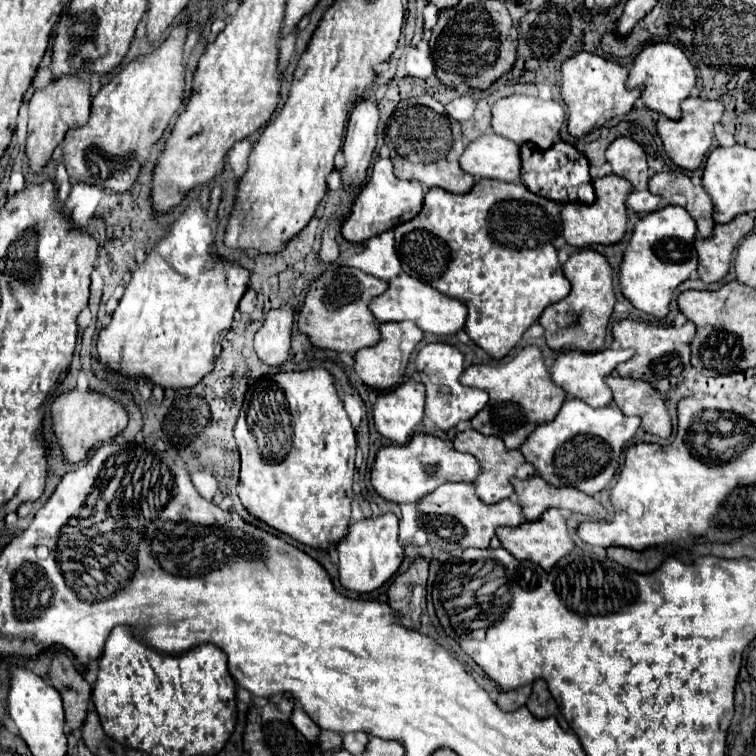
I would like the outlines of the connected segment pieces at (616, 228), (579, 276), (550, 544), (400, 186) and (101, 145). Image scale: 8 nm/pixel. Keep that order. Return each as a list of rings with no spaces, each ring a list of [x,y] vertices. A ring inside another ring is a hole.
[[[606,174],[592,182],[596,188],[596,200],[592,204],[564,204],[562,216],[562,236],[568,244],[576,248],[586,248],[592,244],[616,244],[626,232],[626,196],[632,184],[616,174]]]
[[[580,250],[568,258],[562,270],[564,270],[564,276],[570,280],[572,290],[564,300],[548,306],[538,318],[540,326],[544,328],[544,338],[548,346],[554,350],[562,350],[570,346],[582,352],[602,350],[606,326],[616,304],[616,298],[612,292],[612,268],[600,252]]]
[[[550,508],[548,512],[544,512],[544,516],[540,516],[540,520],[534,522],[524,522],[516,528],[498,528],[496,536],[502,544],[502,548],[506,548],[516,560],[532,560],[536,564],[540,564],[544,570],[550,570],[564,554],[568,554],[574,544],[566,532],[566,522],[564,516],[560,514],[560,510]]]
[[[380,158],[374,164],[370,180],[356,194],[356,200],[352,202],[352,208],[350,208],[348,216],[344,218],[340,232],[348,242],[354,242],[354,244],[366,242],[372,236],[378,236],[390,228],[396,228],[398,224],[402,224],[406,220],[412,220],[420,212],[422,200],[424,200],[422,186],[416,184],[416,180],[396,178],[392,172],[392,162],[388,158]]]
[[[178,26],[150,56],[130,62],[100,88],[92,100],[86,126],[70,130],[62,142],[62,158],[70,184],[84,182],[112,194],[122,194],[132,188],[154,142],[164,134],[172,116],[182,106],[182,52],[186,36],[188,28]]]

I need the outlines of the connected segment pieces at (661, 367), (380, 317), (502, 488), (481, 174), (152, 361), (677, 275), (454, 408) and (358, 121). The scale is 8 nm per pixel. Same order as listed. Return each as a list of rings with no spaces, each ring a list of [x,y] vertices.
[[[620,320],[612,326],[612,336],[618,346],[622,348],[634,348],[634,356],[616,366],[616,374],[622,378],[634,378],[644,380],[652,384],[658,392],[666,394],[672,390],[680,380],[686,378],[690,370],[690,340],[694,338],[694,324],[686,322],[684,326],[654,326],[646,322],[636,320]]]
[[[402,272],[400,276],[396,276],[388,282],[386,292],[370,302],[370,312],[374,314],[374,318],[378,322],[410,320],[420,330],[436,334],[436,336],[450,336],[450,334],[456,334],[458,330],[462,330],[464,322],[466,322],[466,314],[468,314],[466,306],[460,300],[444,296],[442,292],[434,290],[432,286],[408,276],[406,272]]]
[[[464,430],[454,436],[452,446],[460,452],[468,452],[468,454],[476,456],[476,460],[480,462],[480,478],[474,480],[474,486],[476,486],[476,496],[486,504],[494,504],[494,502],[510,498],[514,494],[510,478],[532,478],[532,474],[536,474],[534,472],[536,468],[524,460],[522,452],[508,450],[498,436],[484,436],[476,430]]]
[[[494,132],[482,134],[470,142],[460,156],[460,168],[480,178],[520,182],[520,146]]]
[[[192,200],[188,210],[176,220],[170,234],[148,252],[144,264],[132,272],[132,280],[112,314],[112,322],[98,336],[98,360],[112,372],[120,372],[130,382],[138,378],[150,380],[154,386],[168,388],[192,388],[208,372],[220,356],[222,340],[230,330],[232,316],[244,296],[250,280],[250,272],[232,264],[222,262],[210,252],[214,250],[216,226],[210,224],[206,208],[198,200]]]
[[[664,206],[662,210],[654,210],[640,218],[624,250],[624,260],[618,274],[624,298],[634,308],[656,318],[664,318],[668,314],[668,306],[676,286],[688,280],[698,266],[698,256],[692,246],[694,238],[696,224],[692,216],[686,212],[686,208]]]
[[[432,342],[426,344],[418,356],[416,356],[416,370],[420,374],[422,384],[426,386],[426,406],[424,414],[440,428],[448,430],[454,428],[460,420],[474,418],[484,404],[488,402],[488,394],[478,388],[468,388],[460,384],[460,374],[464,372],[464,356],[456,346],[444,344],[444,342]]]
[[[370,94],[354,106],[348,122],[348,132],[342,148],[346,158],[346,170],[342,170],[342,178],[348,186],[360,186],[366,178],[366,168],[370,166],[376,146],[376,126],[378,100],[374,94]]]

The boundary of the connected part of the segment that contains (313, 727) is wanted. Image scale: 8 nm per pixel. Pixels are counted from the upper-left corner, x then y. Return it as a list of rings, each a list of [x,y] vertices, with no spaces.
[[[296,706],[290,717],[294,727],[307,739],[308,742],[316,744],[320,734],[320,728],[312,721],[312,719],[302,710],[301,707]]]

